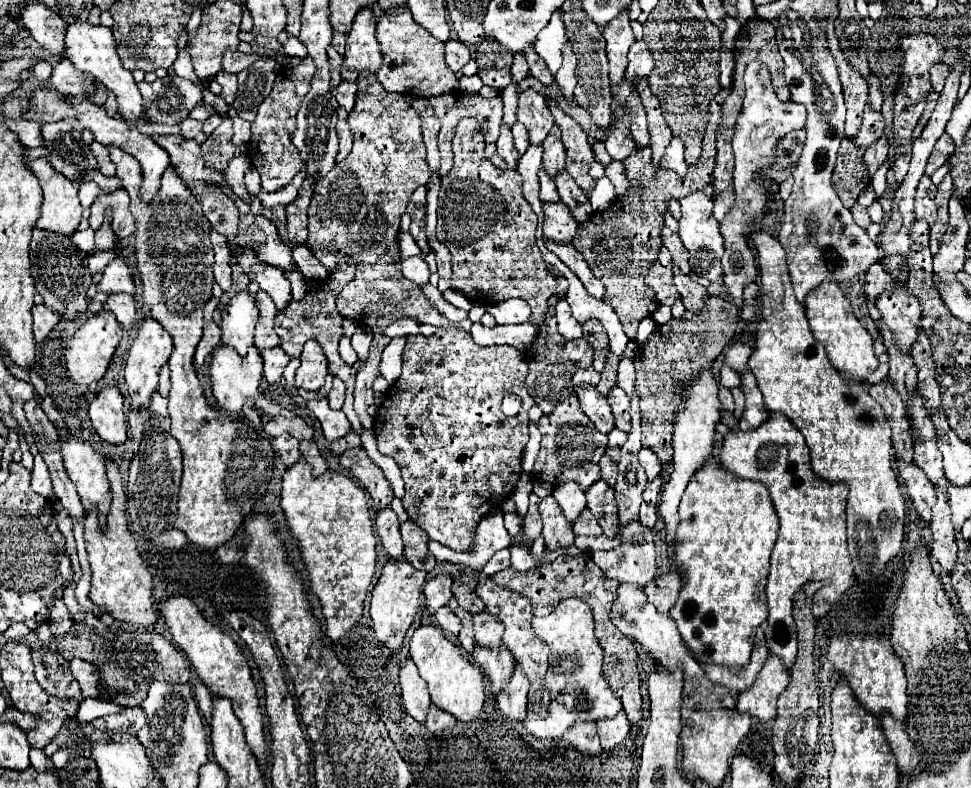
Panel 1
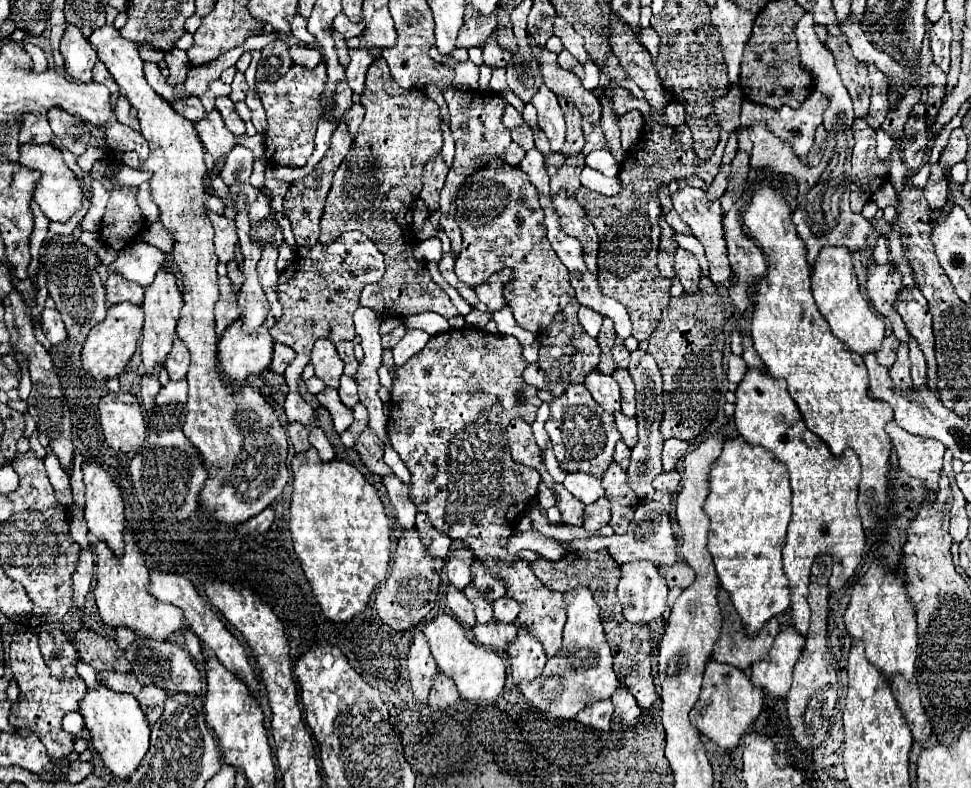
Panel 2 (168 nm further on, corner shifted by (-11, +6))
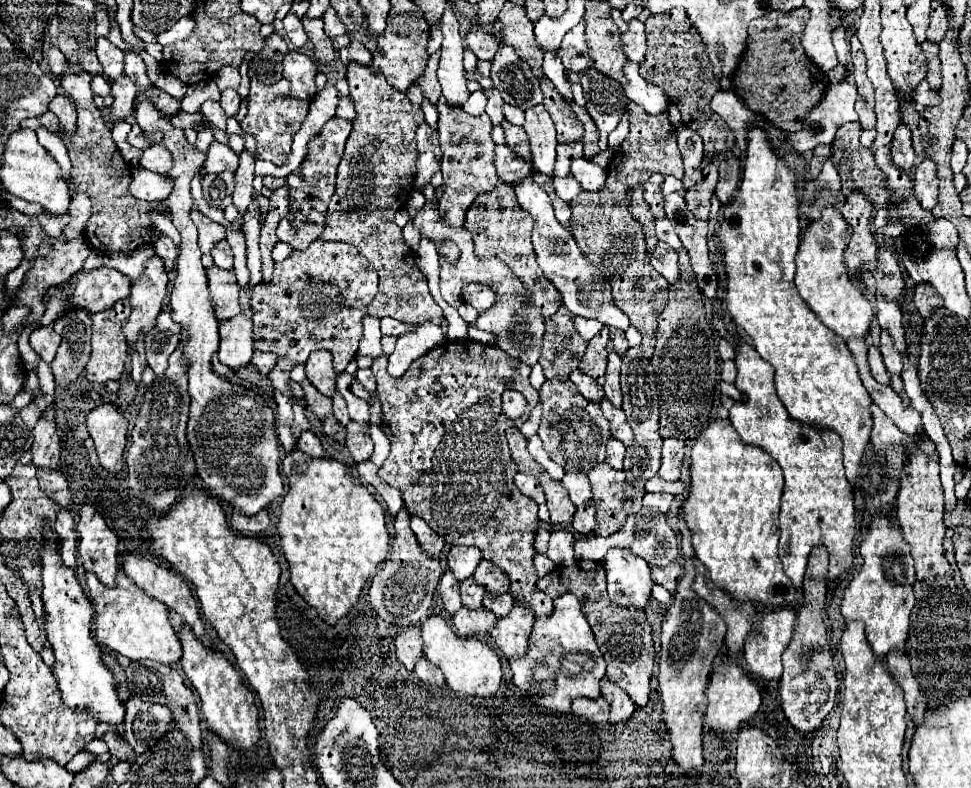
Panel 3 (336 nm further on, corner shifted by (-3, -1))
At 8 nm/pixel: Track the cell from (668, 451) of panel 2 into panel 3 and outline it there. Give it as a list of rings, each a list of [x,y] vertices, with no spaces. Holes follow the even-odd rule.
[[[664,439],[662,445],[662,465],[658,475],[668,481],[680,479],[684,463],[684,443],[678,439]]]

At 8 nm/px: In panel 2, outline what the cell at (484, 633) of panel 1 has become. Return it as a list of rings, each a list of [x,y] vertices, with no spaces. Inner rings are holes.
[[[504,596],[494,602],[494,618],[500,622],[516,622],[520,606],[510,596]]]

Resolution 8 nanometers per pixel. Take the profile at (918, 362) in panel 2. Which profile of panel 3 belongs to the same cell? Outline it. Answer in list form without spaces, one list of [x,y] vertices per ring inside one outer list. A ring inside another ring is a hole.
[[[880,295],[876,297],[876,307],[878,307],[878,323],[884,331],[890,333],[894,339],[894,347],[906,357],[908,355],[908,343],[906,343],[906,329],[902,325],[902,311],[896,307],[896,303],[884,301]]]

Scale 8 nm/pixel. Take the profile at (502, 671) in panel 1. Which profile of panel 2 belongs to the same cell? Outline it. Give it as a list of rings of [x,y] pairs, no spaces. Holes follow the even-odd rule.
[[[488,622],[488,624],[474,624],[474,636],[480,644],[494,648],[494,650],[506,650],[512,640],[516,638],[516,626],[504,624],[504,622]]]

